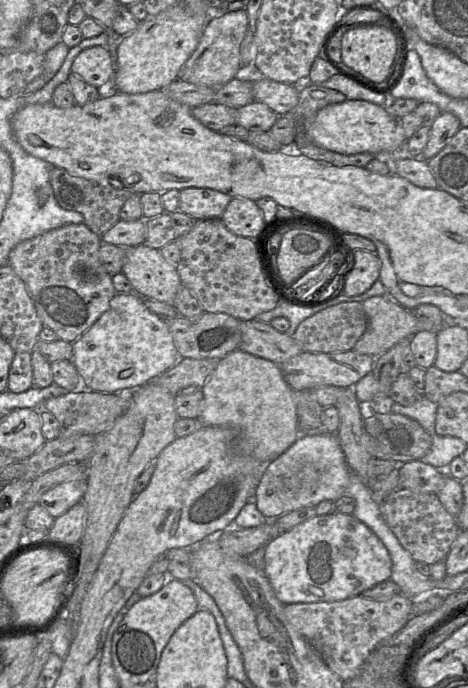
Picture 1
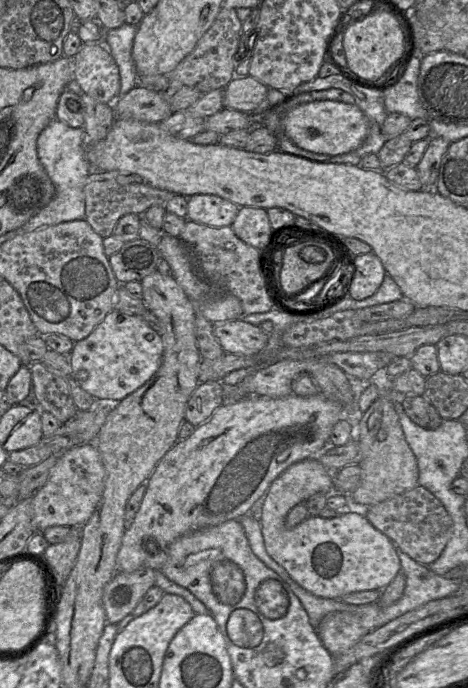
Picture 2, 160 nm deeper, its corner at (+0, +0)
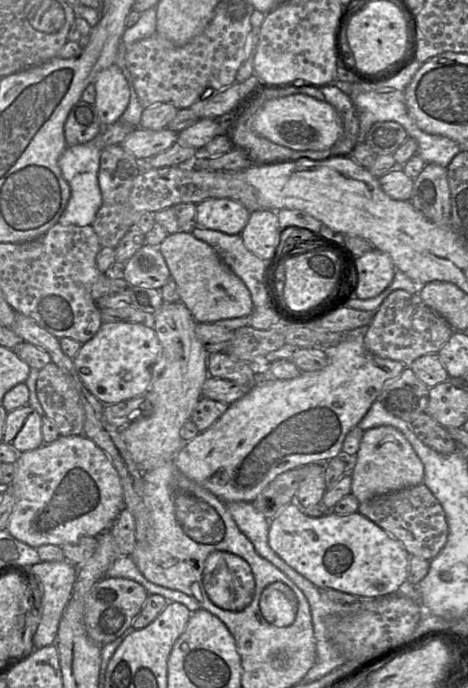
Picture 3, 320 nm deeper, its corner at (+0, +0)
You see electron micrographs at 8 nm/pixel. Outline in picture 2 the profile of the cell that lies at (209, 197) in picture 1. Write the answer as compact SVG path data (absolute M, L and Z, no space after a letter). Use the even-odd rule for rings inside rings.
M196 194L188 197L187 220L201 224L231 226L239 212L239 206L213 194Z

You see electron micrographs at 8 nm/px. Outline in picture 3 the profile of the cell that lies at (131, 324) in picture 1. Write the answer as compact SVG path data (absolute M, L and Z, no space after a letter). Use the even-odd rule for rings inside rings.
M103 322L96 335L82 344L73 364L86 389L105 405L117 404L142 395L151 381L152 366L161 351L155 330L143 323Z

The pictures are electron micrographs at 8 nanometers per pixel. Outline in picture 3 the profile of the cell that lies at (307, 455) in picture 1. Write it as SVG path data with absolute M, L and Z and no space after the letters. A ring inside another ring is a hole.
M293 501L270 520L268 542L279 557L319 589L335 589L364 598L380 598L397 593L409 574L410 554L403 545L358 511L348 515L331 511L321 517L311 517Z

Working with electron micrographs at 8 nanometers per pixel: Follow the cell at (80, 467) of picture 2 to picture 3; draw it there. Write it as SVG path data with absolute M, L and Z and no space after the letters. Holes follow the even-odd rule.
M82 435L59 436L52 443L20 453L15 477L10 484L15 506L7 530L18 540L37 548L45 544L62 546L75 543L83 536L97 537L111 529L125 508L124 493L117 470L109 456L95 442Z

